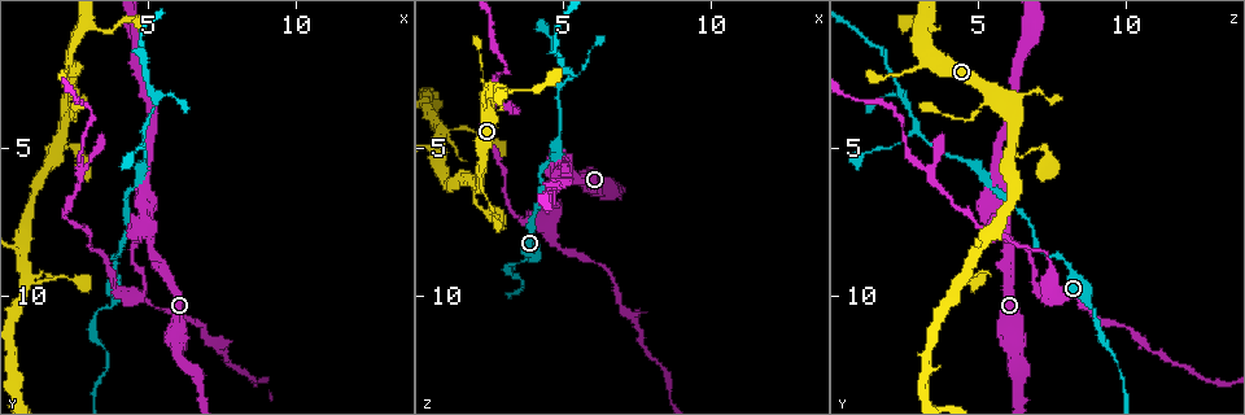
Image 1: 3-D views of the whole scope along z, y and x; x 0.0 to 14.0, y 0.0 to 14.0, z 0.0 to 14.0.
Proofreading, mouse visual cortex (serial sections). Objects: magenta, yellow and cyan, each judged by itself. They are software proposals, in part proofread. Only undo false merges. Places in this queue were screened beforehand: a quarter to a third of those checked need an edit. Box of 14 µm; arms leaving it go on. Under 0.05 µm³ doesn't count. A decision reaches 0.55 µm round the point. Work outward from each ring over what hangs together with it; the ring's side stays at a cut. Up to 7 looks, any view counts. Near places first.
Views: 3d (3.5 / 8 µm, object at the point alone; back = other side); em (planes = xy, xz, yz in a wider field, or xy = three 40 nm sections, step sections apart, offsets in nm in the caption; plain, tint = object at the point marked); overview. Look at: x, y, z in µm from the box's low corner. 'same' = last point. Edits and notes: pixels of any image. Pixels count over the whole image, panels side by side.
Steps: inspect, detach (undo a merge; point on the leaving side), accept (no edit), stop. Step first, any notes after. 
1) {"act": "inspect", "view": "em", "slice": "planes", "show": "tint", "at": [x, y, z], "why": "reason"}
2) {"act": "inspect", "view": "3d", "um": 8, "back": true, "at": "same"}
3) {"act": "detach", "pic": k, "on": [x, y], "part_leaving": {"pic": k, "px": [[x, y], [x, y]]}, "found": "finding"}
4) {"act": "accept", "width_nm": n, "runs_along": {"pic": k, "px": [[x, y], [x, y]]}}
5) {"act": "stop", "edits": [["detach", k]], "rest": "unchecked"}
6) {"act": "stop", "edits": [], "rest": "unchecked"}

{"act": "inspect", "view": "em", "slice": "xy", "step": 2, "show": "tint", "at": [4.9, 7.8, 5.8], "why": "abrupt turn"}

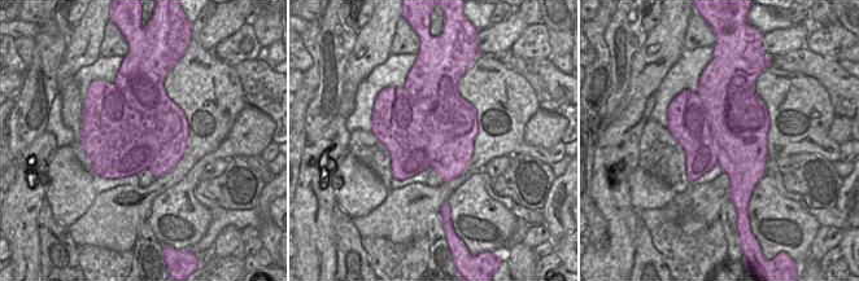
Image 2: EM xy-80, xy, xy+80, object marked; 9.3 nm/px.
{"act": "inspect", "view": "3d", "um": 3.5, "at": "same"}

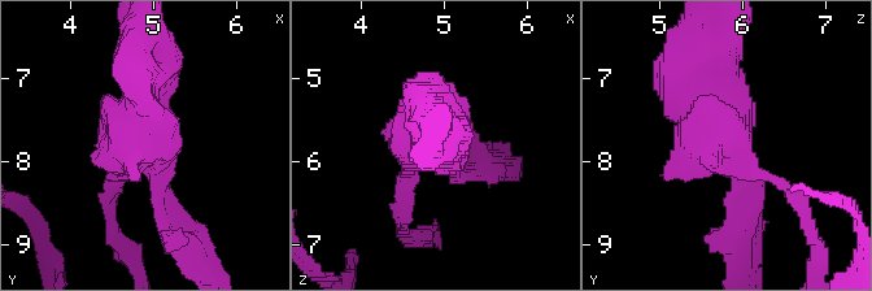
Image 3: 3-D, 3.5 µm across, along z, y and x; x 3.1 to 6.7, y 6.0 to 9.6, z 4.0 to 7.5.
{"act": "detach", "pic": 3, "on": [109, 161], "width_nm": 850, "part_leaving": {"pic": 3, "px": [[147, 150], [122, 157], [110, 221]]}, "found": "a second cell is stuck on"}

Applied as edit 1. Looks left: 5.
{"act": "inspect", "view": "overview", "why": "redraw"}

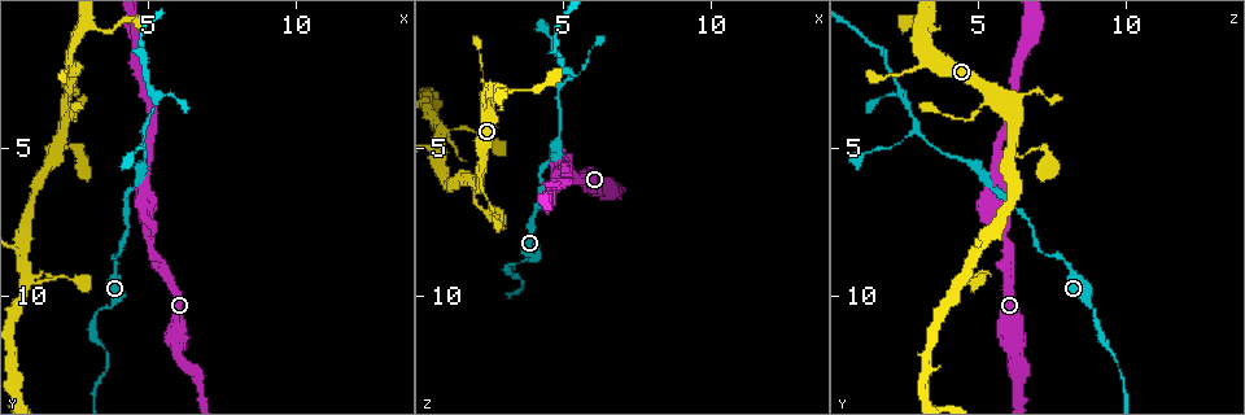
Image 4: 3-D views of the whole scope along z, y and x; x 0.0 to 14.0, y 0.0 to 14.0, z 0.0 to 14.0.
{"act": "inspect", "view": "3d", "um": 3.5, "at": [2.4, 3.5, 5.2], "why": "calibre changes"}

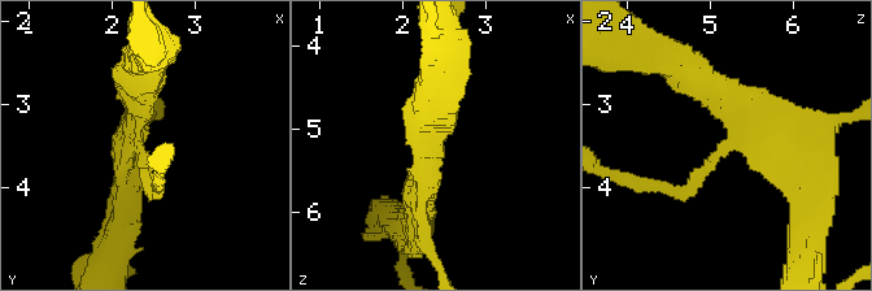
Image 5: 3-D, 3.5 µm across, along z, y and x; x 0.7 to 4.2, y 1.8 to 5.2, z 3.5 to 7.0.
{"act": "inspect", "view": "em", "slice": "xy", "step": 3, "show": "tint", "at": [2.35, 3.55, 5.15], "arm_widths_nm": [150, 300]}

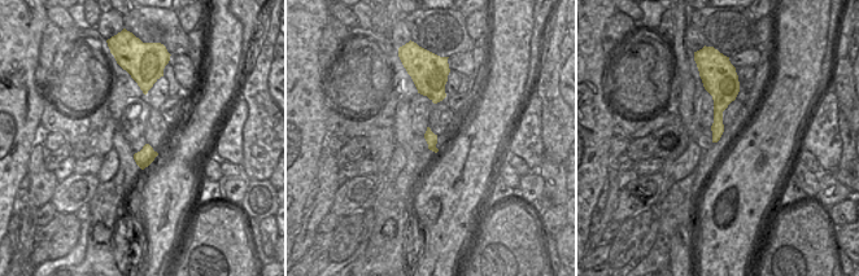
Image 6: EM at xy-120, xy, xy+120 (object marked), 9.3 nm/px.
{"act": "inspect", "view": "em", "slice": "xy", "step": 1, "show": "tint", "at": "same"}

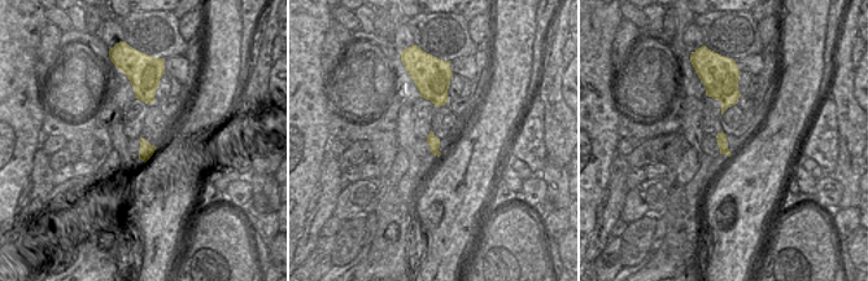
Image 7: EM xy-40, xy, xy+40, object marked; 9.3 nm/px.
{"act": "detach", "pic": 5, "on": [684, 190], "part_leaving": {"pic": 5, "px": [[715, 155], [688, 191], [615, 176]]}, "found": "a second cell is stuck on"}

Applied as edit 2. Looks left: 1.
{"act": "stop", "edits": [["detach", 3], ["detach", 5]], "rest": "unchecked"}

